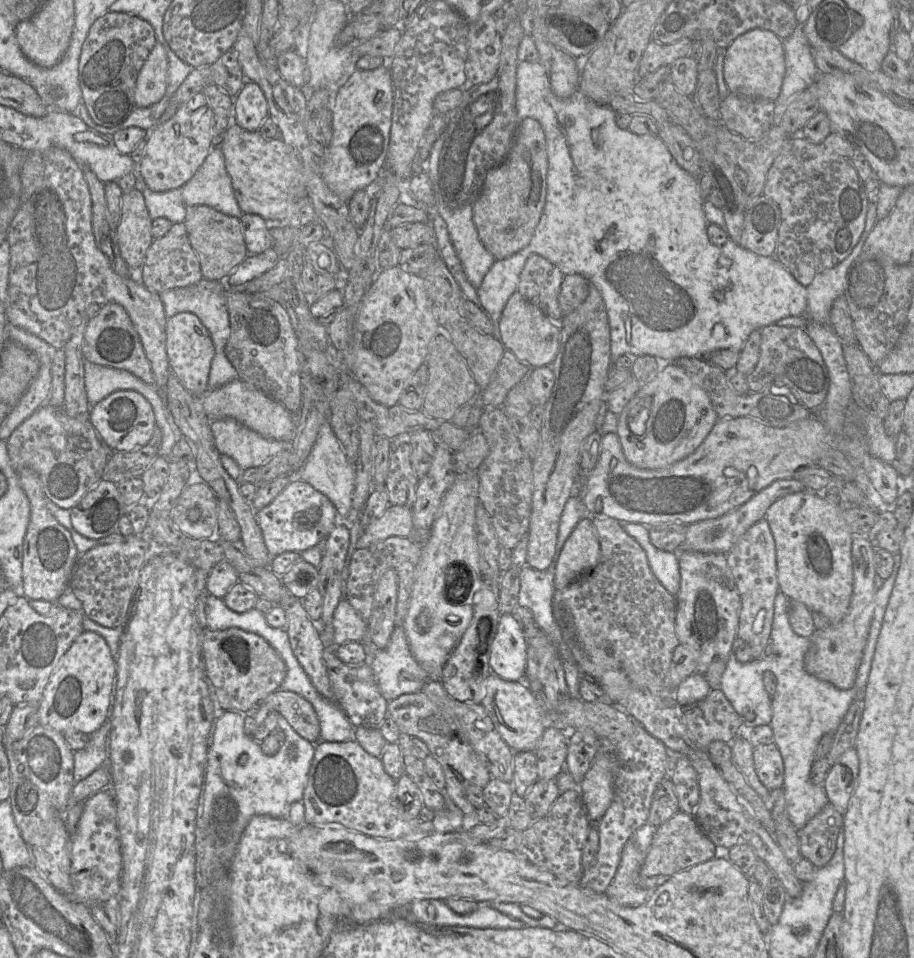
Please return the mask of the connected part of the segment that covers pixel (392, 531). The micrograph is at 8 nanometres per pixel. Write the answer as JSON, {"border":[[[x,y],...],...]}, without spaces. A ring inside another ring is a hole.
{"border":[[[389,505],[381,517],[362,529],[356,548],[364,549],[373,543],[394,536],[413,537],[419,540],[413,526],[411,508]]]}

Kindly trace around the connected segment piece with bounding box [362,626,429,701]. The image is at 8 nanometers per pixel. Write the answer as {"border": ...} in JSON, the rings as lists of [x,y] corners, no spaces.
{"border":[[[395,626],[388,646],[382,650],[376,650],[367,638],[362,643],[366,646],[367,661],[375,674],[379,689],[388,701],[421,691],[429,680],[427,672],[412,655],[402,626]]]}

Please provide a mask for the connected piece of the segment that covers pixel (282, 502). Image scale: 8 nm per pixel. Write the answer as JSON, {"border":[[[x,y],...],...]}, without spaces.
{"border":[[[298,477],[291,479],[281,493],[266,507],[255,512],[265,547],[271,557],[317,546],[341,522],[333,503],[321,492]]]}

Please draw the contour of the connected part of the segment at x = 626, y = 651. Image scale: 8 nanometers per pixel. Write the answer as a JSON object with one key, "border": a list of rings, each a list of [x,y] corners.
{"border":[[[610,517],[592,518],[592,523],[600,544],[600,559],[598,564],[592,570],[581,575],[565,588],[555,590],[553,594],[552,613],[560,629],[562,640],[571,651],[574,661],[578,666],[581,674],[592,679],[593,681],[599,681],[599,678],[606,674],[608,671],[624,670],[634,686],[646,688],[650,692],[660,692],[664,689],[677,689],[672,687],[671,682],[672,656],[675,648],[679,645],[679,640],[675,631],[675,596],[671,595],[654,576],[648,564],[645,551],[635,539],[626,533],[626,531],[623,529],[622,523]]]}

